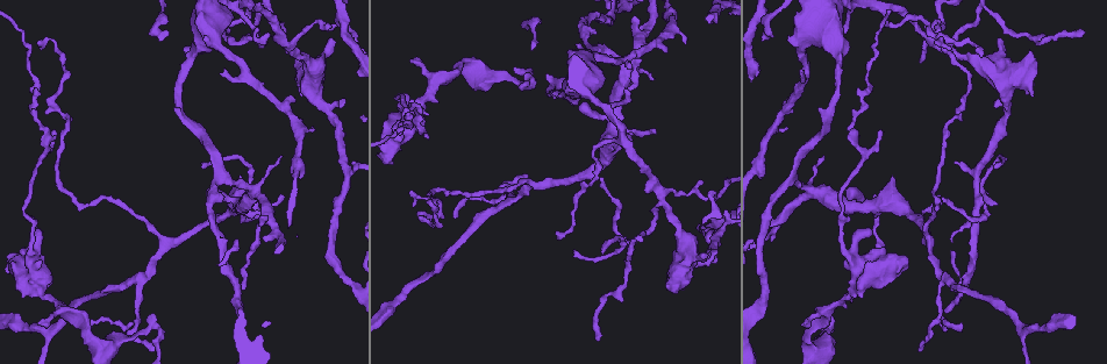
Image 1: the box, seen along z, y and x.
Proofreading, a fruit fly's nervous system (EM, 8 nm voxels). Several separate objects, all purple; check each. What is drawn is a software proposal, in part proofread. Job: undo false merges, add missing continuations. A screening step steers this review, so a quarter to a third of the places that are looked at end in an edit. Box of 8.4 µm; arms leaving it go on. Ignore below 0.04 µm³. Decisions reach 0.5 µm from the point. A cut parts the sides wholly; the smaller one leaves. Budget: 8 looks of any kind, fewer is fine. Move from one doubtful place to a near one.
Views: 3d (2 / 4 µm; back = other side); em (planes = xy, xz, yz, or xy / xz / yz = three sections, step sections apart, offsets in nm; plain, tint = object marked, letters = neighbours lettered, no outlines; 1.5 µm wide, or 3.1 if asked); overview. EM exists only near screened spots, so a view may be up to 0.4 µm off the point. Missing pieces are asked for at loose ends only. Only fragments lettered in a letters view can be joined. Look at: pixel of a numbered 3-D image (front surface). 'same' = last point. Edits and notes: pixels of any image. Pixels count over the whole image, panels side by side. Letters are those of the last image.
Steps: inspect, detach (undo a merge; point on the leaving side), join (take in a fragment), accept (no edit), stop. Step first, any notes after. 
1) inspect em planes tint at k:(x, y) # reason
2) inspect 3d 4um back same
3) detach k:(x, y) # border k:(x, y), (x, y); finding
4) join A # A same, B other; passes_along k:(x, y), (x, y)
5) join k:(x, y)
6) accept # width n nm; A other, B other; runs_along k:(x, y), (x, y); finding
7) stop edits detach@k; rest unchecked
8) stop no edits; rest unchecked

inspect 3d 4um at 1:(423, 122) # thin arm on a thick one

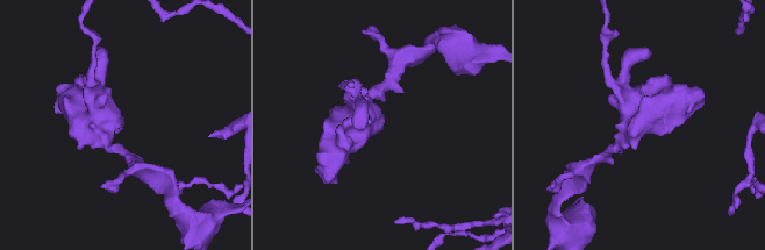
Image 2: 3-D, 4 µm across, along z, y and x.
inspect em xz step 4 letters at 2:(381, 124) # need the tissue

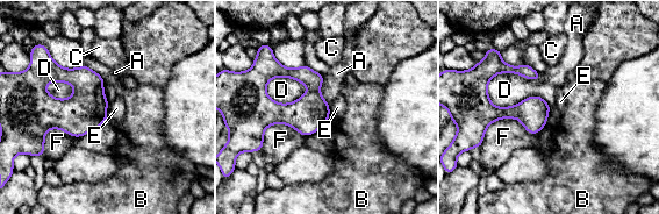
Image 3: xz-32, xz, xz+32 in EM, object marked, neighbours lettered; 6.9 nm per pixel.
inspect em planes letters same # cut it another way

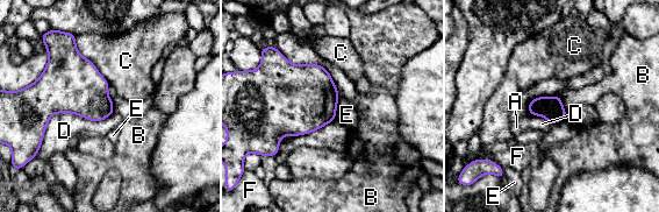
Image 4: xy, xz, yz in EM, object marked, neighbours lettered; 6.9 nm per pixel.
accept # A other, B other, C other, D other, E other, F other; border 4:(339, 98), (334, 119); none of them fits

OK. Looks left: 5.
inspect 3d 2um at 1:(951, 49) # long arm stops here

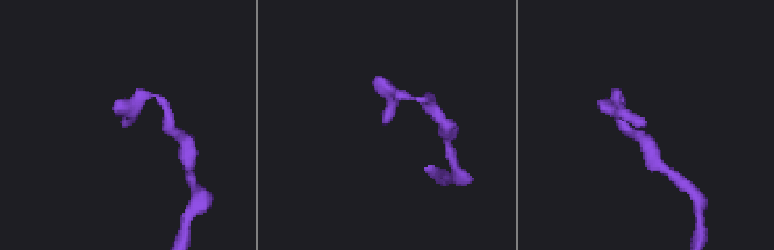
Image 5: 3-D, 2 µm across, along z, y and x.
inspect em xy step 8 tint at 5:(383, 125) # shape alone is not enough

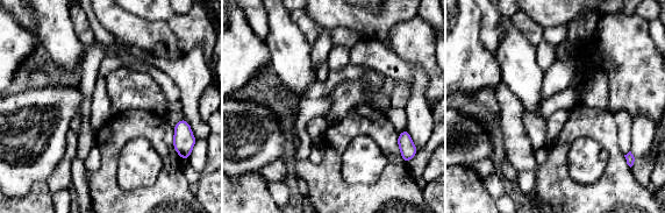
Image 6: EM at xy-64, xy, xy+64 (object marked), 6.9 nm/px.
inspect em planes letters same

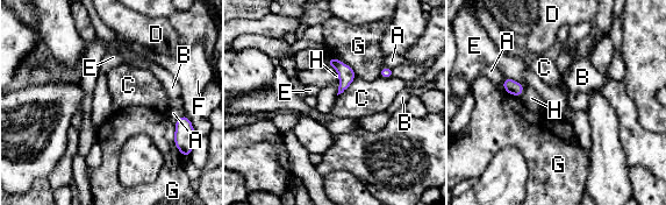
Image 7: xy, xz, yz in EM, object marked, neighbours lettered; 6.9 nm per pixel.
accept # longest_contact G 240 nm; A other, B other, C other, D other, E other, F other, G other, H other; border 7:(355, 77), (337, 96); none of them fits

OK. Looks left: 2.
inspect em planes letters at 1:(794, 174) # three arms meet

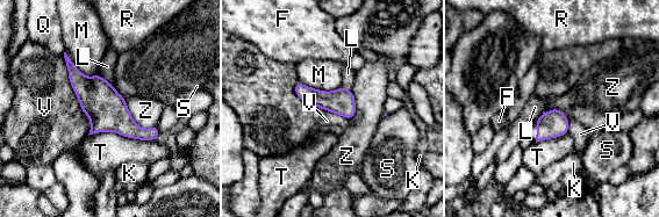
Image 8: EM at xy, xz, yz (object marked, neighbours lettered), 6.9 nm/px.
accept # F other, K other, L other, M other, Q other, R other, S other, T other, V other, Z other; border 8:(63, 56), (70, 85), (87, 115); all the same cell

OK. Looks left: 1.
stop no edits; rest unchecked

